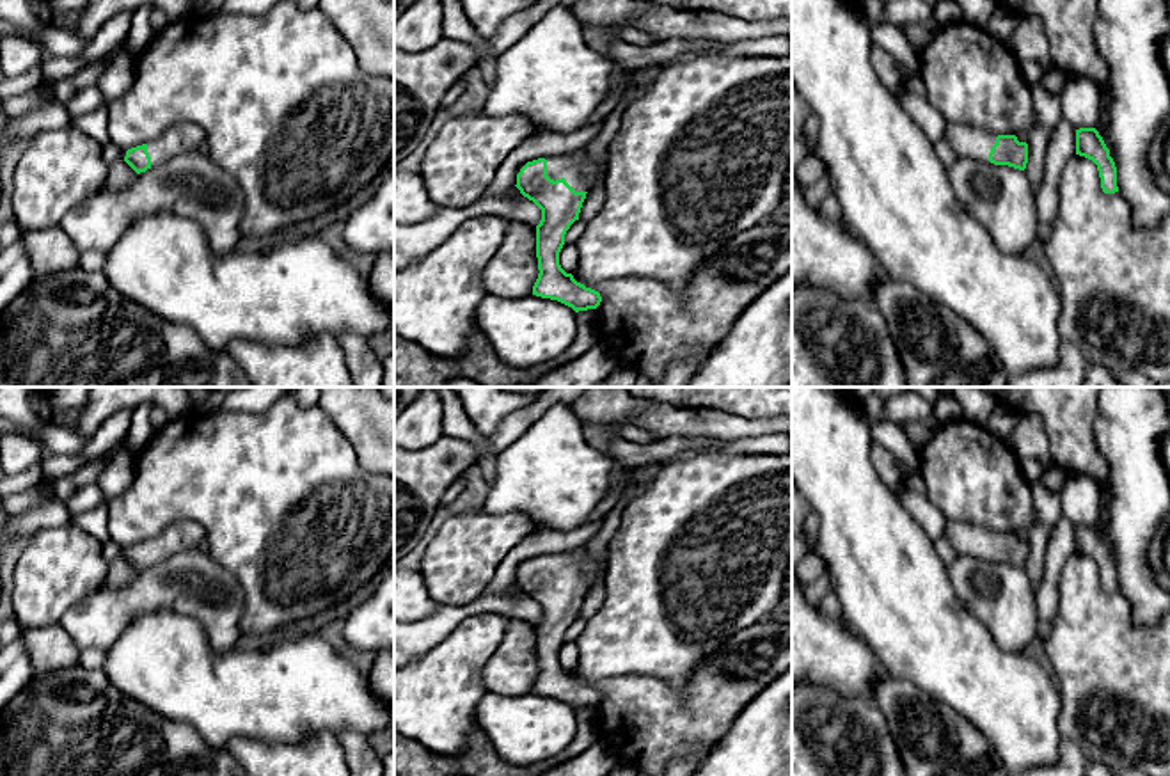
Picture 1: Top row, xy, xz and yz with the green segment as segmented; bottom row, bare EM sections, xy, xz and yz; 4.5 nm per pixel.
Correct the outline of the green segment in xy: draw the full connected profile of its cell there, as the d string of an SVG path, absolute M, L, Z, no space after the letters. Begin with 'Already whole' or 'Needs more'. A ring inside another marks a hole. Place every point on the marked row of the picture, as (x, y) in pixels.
Needs more. M179 123L154 140L126 151L124 162L137 172L146 172L174 156L206 144L204 130L195 123Z

